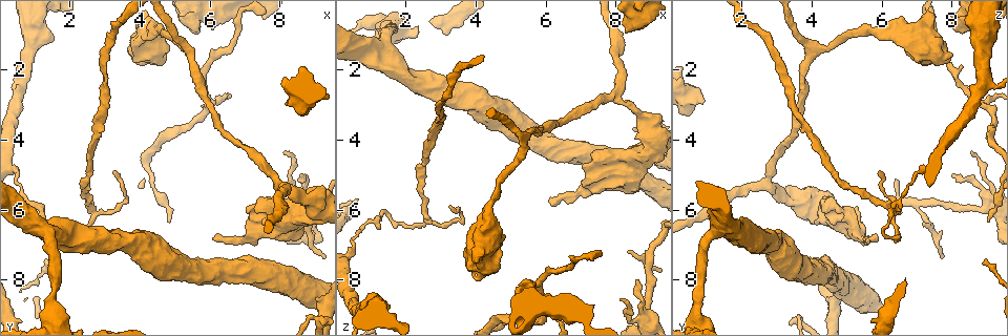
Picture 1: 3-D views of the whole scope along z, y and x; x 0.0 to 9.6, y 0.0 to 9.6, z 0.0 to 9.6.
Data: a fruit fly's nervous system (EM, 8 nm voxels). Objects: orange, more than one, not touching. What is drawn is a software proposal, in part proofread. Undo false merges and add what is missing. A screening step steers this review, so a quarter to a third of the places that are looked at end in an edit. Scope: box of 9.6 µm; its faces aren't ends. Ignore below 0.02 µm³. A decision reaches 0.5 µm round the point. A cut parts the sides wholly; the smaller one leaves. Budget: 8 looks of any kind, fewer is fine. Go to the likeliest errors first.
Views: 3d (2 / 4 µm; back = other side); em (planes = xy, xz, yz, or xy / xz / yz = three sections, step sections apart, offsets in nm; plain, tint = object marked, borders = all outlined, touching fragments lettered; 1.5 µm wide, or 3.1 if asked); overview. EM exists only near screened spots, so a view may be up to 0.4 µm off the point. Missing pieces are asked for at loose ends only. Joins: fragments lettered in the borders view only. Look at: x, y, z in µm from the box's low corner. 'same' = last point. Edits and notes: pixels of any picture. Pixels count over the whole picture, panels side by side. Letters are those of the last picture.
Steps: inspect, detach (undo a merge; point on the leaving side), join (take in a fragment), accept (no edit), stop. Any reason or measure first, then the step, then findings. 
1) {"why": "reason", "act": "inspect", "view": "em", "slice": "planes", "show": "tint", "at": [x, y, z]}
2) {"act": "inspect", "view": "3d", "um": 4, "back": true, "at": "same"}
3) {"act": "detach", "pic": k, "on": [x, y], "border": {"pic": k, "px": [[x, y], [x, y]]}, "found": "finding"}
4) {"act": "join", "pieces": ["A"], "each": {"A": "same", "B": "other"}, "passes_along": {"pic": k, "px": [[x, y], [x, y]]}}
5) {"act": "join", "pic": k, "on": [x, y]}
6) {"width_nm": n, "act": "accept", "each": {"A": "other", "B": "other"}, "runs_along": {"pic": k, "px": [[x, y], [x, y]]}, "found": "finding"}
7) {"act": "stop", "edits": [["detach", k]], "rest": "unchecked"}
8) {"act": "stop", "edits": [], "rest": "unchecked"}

{"why": "free end", "act": "inspect", "view": "3d", "um": 2, "at": [6.20, 6.65, 5.85]}

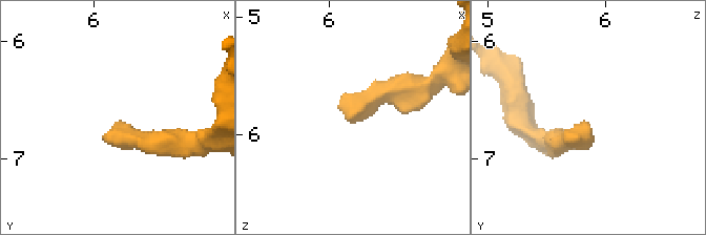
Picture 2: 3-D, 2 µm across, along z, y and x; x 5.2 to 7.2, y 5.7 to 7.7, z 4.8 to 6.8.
{"why": "now the EM", "act": "inspect", "view": "em", "slice": "planes", "show": "borders", "at": [6.16, 6.70, 5.82]}

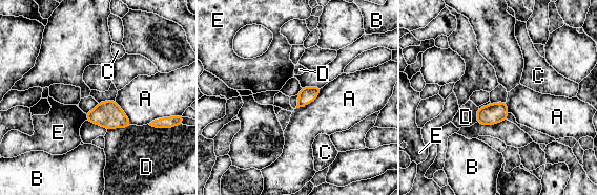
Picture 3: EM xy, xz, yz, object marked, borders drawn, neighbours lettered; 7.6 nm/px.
{"width_nm": 130, "act": "accept", "each": {"A": "other", "B": "other", "C": "other", "D": "other", "E": "other"}, "border": {"pic": 3, "px": [[323, 87], [314, 100], [296, 108]]}, "found": "no lettered fragment goes on from it"}

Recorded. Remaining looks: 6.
{"why": "sudden change in width", "act": "inspect", "view": "em", "slice": "yz", "step": 8, "show": "tint", "at": [8.80, 6.00, 8.95]}

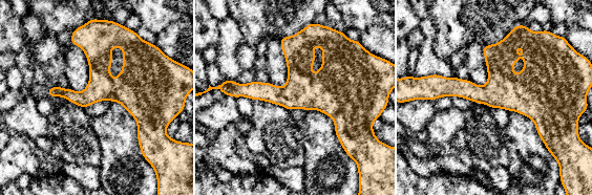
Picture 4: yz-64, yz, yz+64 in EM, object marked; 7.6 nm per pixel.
{"why": "another direction", "act": "inspect", "view": "em", "slice": "planes", "show": "borders", "at": "same"}

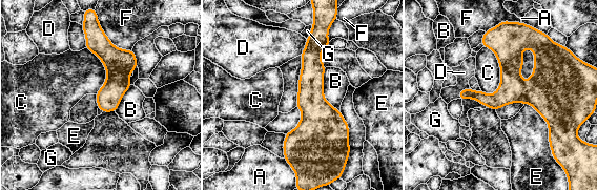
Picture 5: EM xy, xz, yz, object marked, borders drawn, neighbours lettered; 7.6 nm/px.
{"act": "accept", "each": {"A": "other", "B": "other", "C": "other", "D": "other", "E": "other", "F": "other", "G": "other"}, "border": {"pic": 5, "px": [[484, 46], [500, 71], [492, 94]]}, "found": "all the same cell"}

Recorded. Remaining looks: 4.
{"why": "calibre changes", "act": "inspect", "view": "em", "slice": "planes", "show": "borders", "at": [8.80, 5.65, 3.30]}

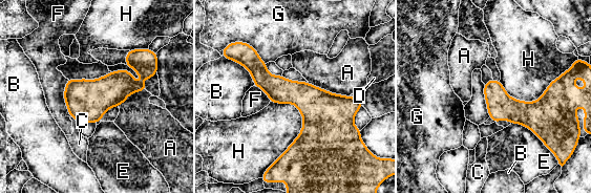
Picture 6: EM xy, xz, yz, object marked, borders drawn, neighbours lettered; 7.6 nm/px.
{"width_nm": 200, "act": "accept", "each": {"A": "other", "B": "other", "C": "other", "D": "other", "E": "other", "F": "other", "G": "other", "H": "other"}, "border": {"pic": 6, "px": [[293, 103], [301, 130], [272, 163]]}, "found": "one cell here"}

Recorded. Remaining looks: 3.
{"act": "stop", "edits": [], "rest": "unchecked"}

